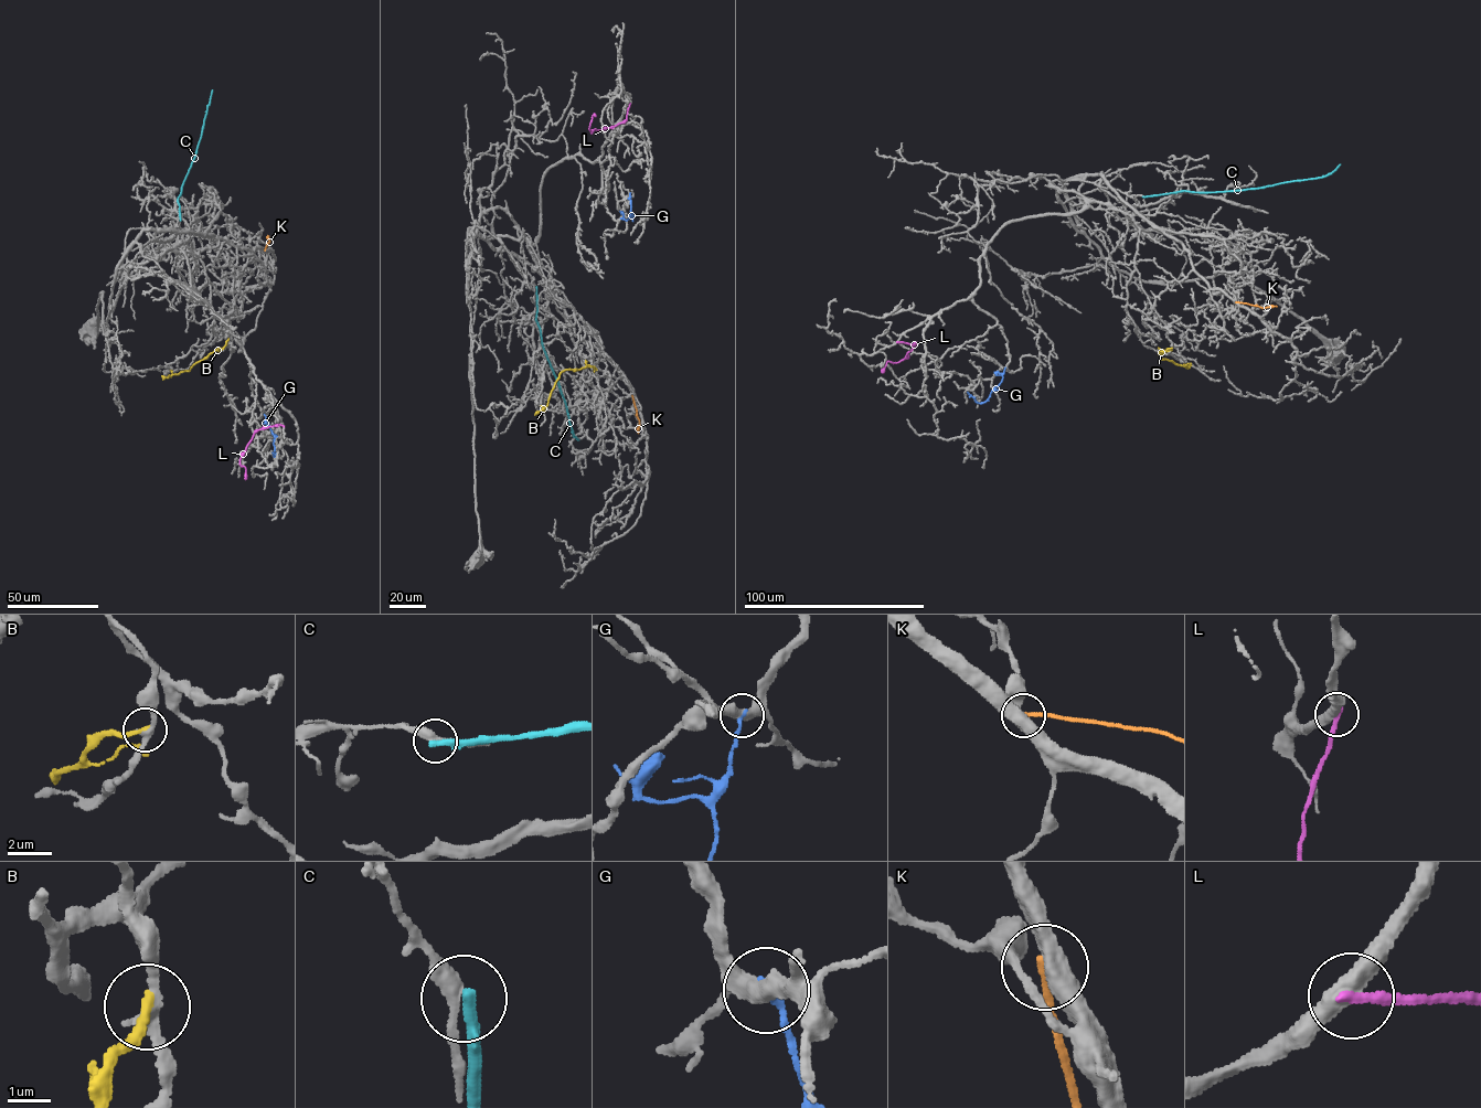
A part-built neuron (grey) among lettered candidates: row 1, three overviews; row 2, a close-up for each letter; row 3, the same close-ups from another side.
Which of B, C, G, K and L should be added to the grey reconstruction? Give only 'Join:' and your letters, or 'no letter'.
Join: B

